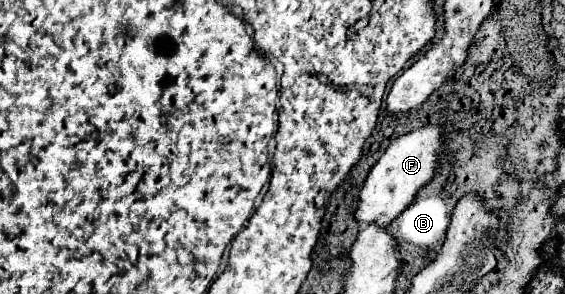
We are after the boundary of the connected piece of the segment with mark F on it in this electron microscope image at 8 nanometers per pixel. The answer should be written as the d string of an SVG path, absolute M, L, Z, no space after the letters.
M426 125L390 143L386 153L372 167L370 175L366 177L358 193L358 203L354 209L356 223L364 221L366 225L374 223L378 227L386 227L394 217L398 217L414 201L416 193L434 177L436 163L444 153L442 131L444 129L440 125Z

